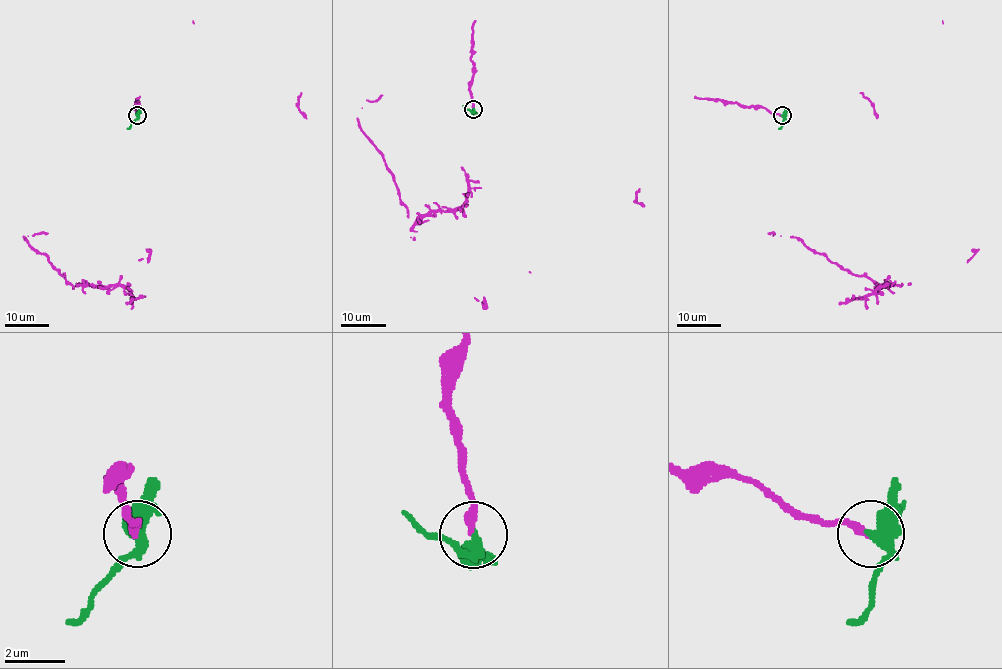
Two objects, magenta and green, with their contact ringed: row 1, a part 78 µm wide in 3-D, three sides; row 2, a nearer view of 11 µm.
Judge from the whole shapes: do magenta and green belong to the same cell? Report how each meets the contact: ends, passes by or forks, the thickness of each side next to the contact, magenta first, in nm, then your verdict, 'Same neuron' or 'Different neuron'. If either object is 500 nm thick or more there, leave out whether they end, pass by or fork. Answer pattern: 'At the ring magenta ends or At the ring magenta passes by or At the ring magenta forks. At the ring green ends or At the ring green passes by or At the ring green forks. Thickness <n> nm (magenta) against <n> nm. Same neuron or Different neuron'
At the ring magenta ends. At the ring green passes by. Thickness 260 nm (magenta) against 440 nm. Different neuron

